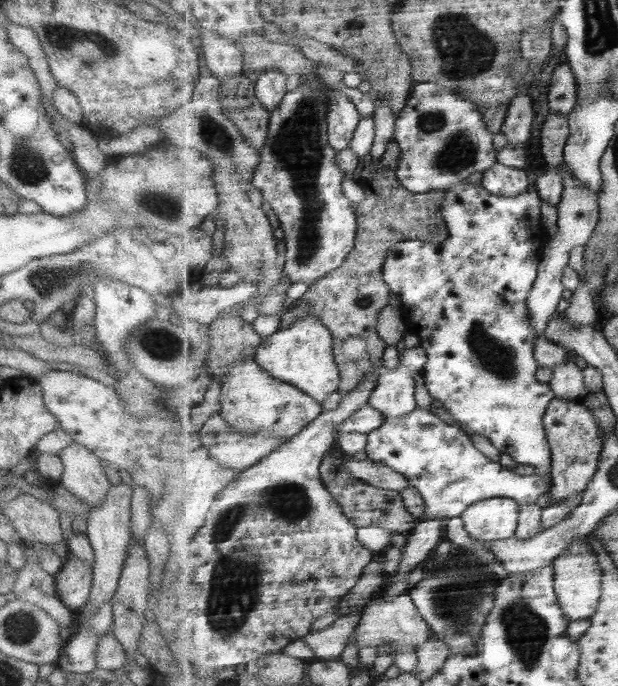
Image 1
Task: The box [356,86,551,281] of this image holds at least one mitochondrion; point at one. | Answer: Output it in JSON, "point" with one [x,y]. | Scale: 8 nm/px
{"point":[458,150]}

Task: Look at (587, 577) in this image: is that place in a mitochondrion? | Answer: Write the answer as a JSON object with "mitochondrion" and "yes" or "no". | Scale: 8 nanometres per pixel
{"mitochondrion":"no"}

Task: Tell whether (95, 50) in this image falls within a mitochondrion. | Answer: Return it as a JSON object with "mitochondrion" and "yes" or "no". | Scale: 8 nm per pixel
{"mitochondrion":"yes"}

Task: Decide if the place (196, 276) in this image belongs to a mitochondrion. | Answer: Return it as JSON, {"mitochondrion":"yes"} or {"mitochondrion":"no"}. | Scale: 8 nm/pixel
{"mitochondrion":"no"}

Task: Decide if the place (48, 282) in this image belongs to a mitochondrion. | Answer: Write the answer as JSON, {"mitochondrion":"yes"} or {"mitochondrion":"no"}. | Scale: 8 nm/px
{"mitochondrion":"yes"}

